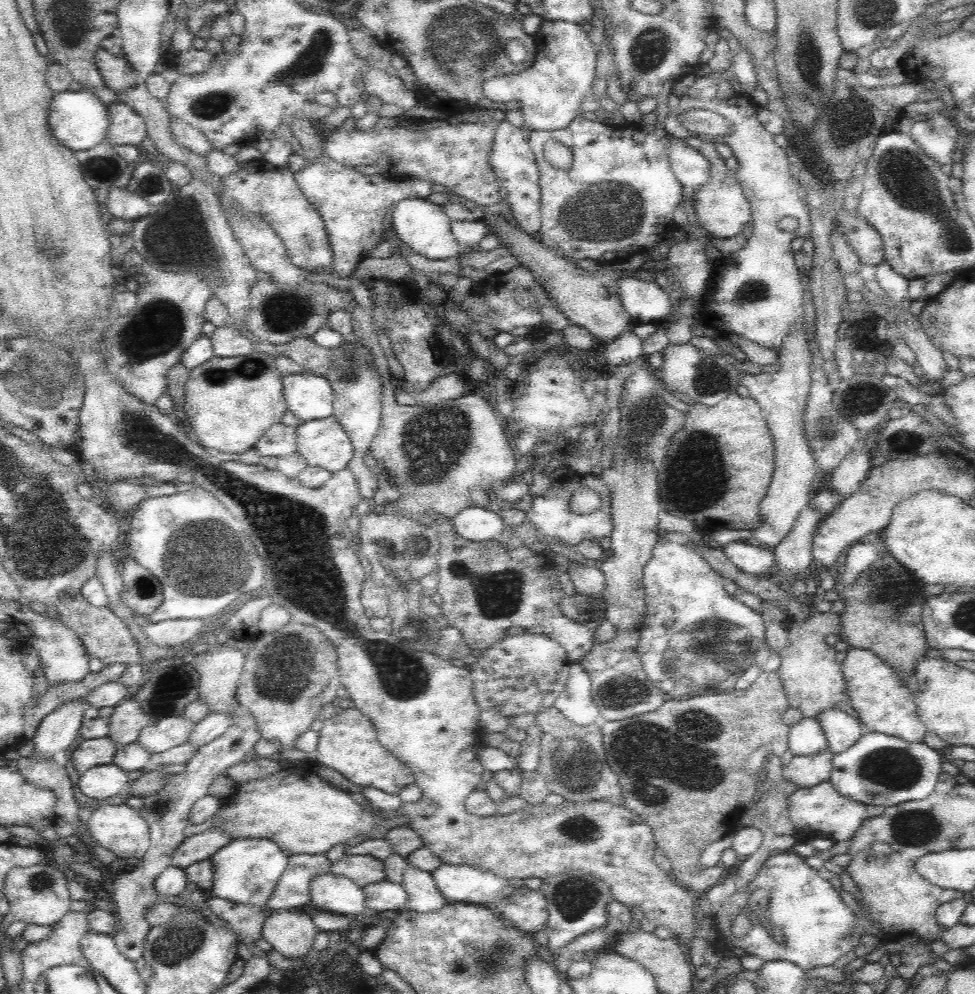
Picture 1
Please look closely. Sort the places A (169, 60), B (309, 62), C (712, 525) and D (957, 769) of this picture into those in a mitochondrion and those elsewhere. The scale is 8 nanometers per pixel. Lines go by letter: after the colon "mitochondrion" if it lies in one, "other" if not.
A: other
B: mitochondrion
C: other
D: other

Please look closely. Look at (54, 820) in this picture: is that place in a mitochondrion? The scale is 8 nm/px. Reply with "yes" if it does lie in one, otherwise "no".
no

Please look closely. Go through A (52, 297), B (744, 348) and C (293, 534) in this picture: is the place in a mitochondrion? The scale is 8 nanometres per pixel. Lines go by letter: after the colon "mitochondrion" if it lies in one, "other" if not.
A: other
B: other
C: mitochondrion

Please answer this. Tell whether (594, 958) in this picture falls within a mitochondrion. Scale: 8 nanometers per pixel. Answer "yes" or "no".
no

